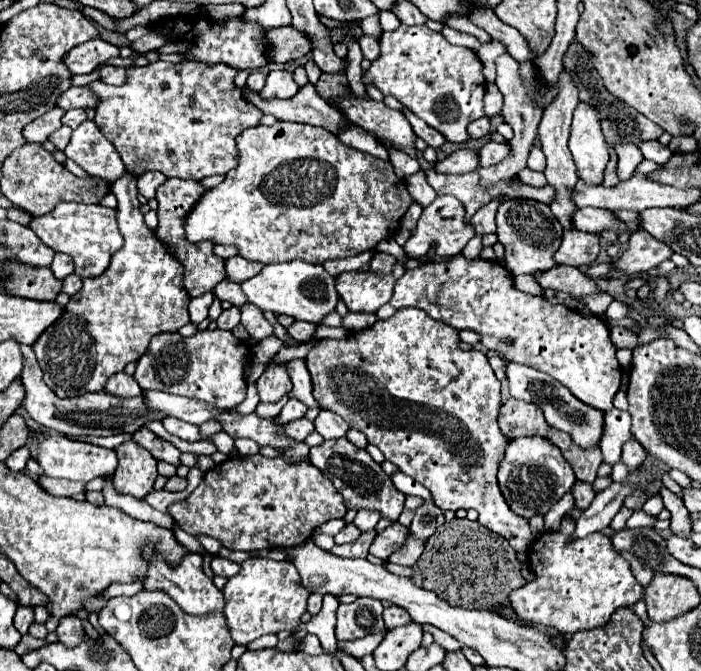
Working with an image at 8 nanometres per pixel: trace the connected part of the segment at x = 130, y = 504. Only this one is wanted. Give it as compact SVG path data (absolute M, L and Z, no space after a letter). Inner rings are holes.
M108 478L108 484L106 488L102 490L104 492L104 498L106 498L106 504L108 506L114 506L114 508L120 508L122 512L126 512L128 516L132 518L138 518L138 520L150 520L158 526L164 526L164 528L172 528L172 518L150 508L144 500L136 500L136 498L130 498L126 494L118 494L114 488L112 488L112 482Z

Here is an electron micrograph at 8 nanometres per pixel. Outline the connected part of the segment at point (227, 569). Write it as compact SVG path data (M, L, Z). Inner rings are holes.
M212 556L210 560L210 568L214 570L216 576L224 576L224 578L232 578L238 574L240 570L240 564L228 560L228 558L222 558L222 556Z

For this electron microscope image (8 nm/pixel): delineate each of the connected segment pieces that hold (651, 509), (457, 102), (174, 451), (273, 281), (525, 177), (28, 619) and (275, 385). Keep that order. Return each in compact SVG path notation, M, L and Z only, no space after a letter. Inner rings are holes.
M654 494L652 498L648 498L648 500L644 502L644 506L642 506L642 510L648 512L650 516L658 516L658 514L662 512L662 508L664 508L664 504L662 504L662 496L660 496L660 494L658 494L658 496Z
M406 26L392 32L382 32L380 36L380 56L370 64L370 68L362 74L362 84L376 86L384 96L394 96L408 110L412 110L418 118L422 118L428 126L436 128L446 136L448 142L464 142L468 140L466 126L484 116L482 96L486 90L486 78L482 76L482 62L470 48L452 46L440 32L432 32L428 26Z
M140 428L134 434L134 442L140 444L144 450L148 450L156 460L164 460L164 462L170 462L174 466L180 466L180 450L174 444L170 444L168 440L156 436L154 432Z
M290 260L280 264L268 264L260 274L242 282L242 292L260 310L270 310L274 314L288 314L296 320L306 320L318 324L328 312L338 304L338 292L334 278L320 266L302 260Z
M530 168L520 170L520 172L518 172L518 178L520 178L524 184L534 186L534 188L542 188L542 186L548 184L546 178L544 178L544 172L534 172L534 170L530 170Z
M20 606L18 608L18 614L14 618L14 626L20 634L26 634L28 632L28 626L34 622L34 616L32 616L32 608L30 606Z
M270 360L266 364L264 374L256 380L256 386L258 386L258 394L262 402L276 402L288 396L292 392L292 382L286 370L286 362L276 364L274 360Z

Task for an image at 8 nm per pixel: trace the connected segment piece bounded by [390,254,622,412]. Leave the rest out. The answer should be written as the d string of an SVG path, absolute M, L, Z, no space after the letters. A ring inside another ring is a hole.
M458 254L448 262L432 262L414 270L406 270L406 274L394 284L390 304L394 308L420 308L428 316L442 320L456 330L474 330L476 334L480 334L482 346L486 346L488 350L496 350L506 362L524 364L550 374L576 398L580 398L582 402L590 402L590 406L596 406L598 410L608 412L614 408L612 398L620 388L622 374L616 360L616 346L610 342L610 328L606 320L596 314L582 316L578 310L570 310L562 304L550 304L538 296L520 292L514 286L512 274L498 262L488 262L482 258L466 260L462 254Z

